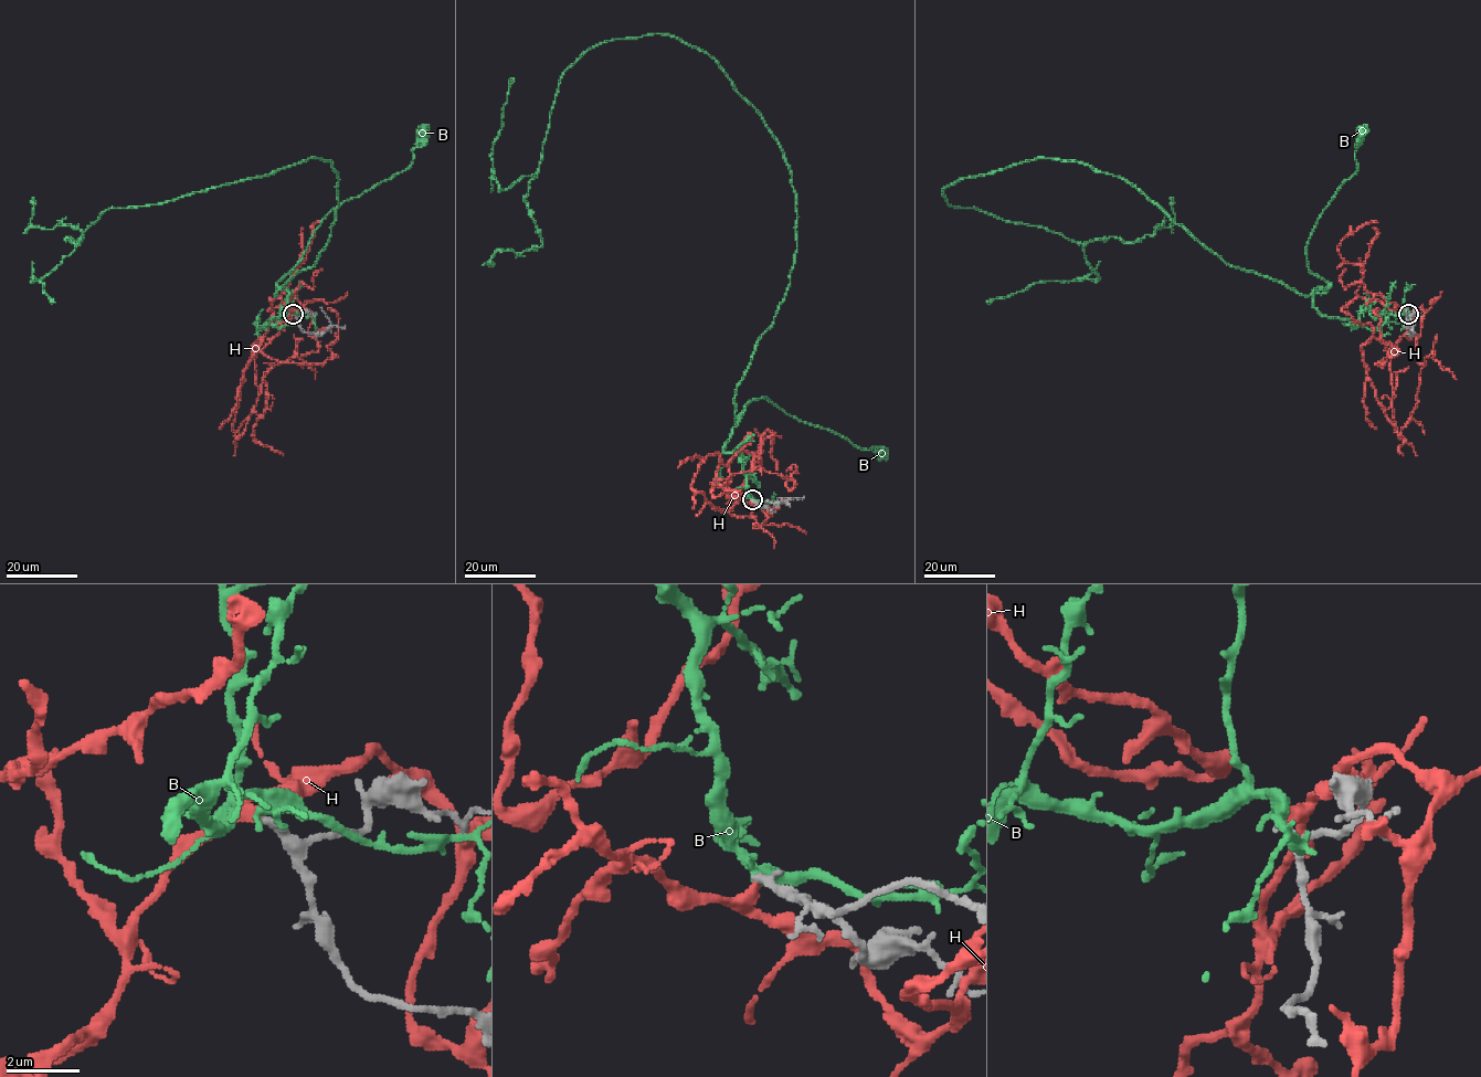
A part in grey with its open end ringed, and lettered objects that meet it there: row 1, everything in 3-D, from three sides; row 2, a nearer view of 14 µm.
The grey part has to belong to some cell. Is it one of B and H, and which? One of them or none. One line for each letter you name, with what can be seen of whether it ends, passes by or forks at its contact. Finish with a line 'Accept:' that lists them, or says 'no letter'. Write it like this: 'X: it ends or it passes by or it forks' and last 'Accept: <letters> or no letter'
Accept: no letter

